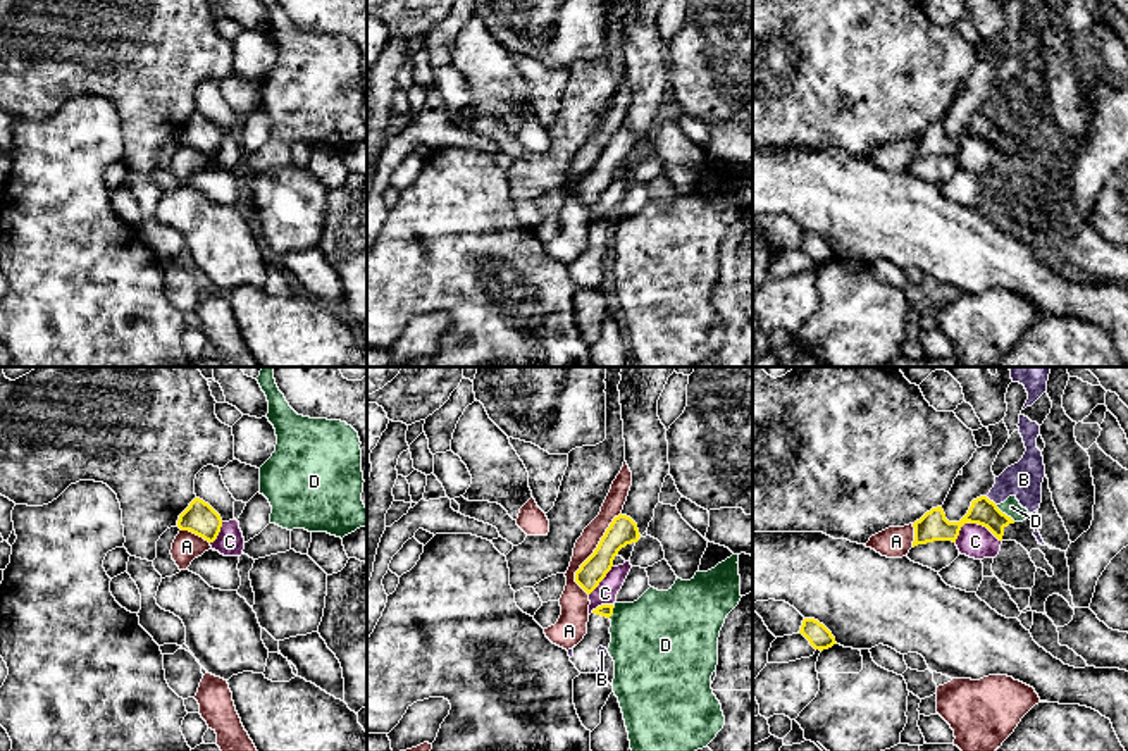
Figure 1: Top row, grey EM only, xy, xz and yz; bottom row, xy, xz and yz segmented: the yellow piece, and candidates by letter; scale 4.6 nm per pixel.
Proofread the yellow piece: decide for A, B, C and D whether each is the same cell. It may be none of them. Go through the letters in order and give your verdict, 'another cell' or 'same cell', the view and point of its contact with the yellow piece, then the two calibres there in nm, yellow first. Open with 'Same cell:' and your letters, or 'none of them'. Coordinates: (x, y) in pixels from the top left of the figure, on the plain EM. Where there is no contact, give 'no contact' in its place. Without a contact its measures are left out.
Same cell: B
A: another cell; meets yellow in xz at (593, 167); 140 nm thick on the yellow side, 140 nm on the other
B: same cell; meets yellow in yz at (989, 114); 130 nm thick on the yellow side, 170 nm on the other
C: another cell; meets yellow in yz at (975, 136); 140 nm thick on the yellow side, 160 nm on the other
D: another cell; meets yellow in yz at (1004, 128); 130 nm thick on the yellow side, 90 nm on the other

